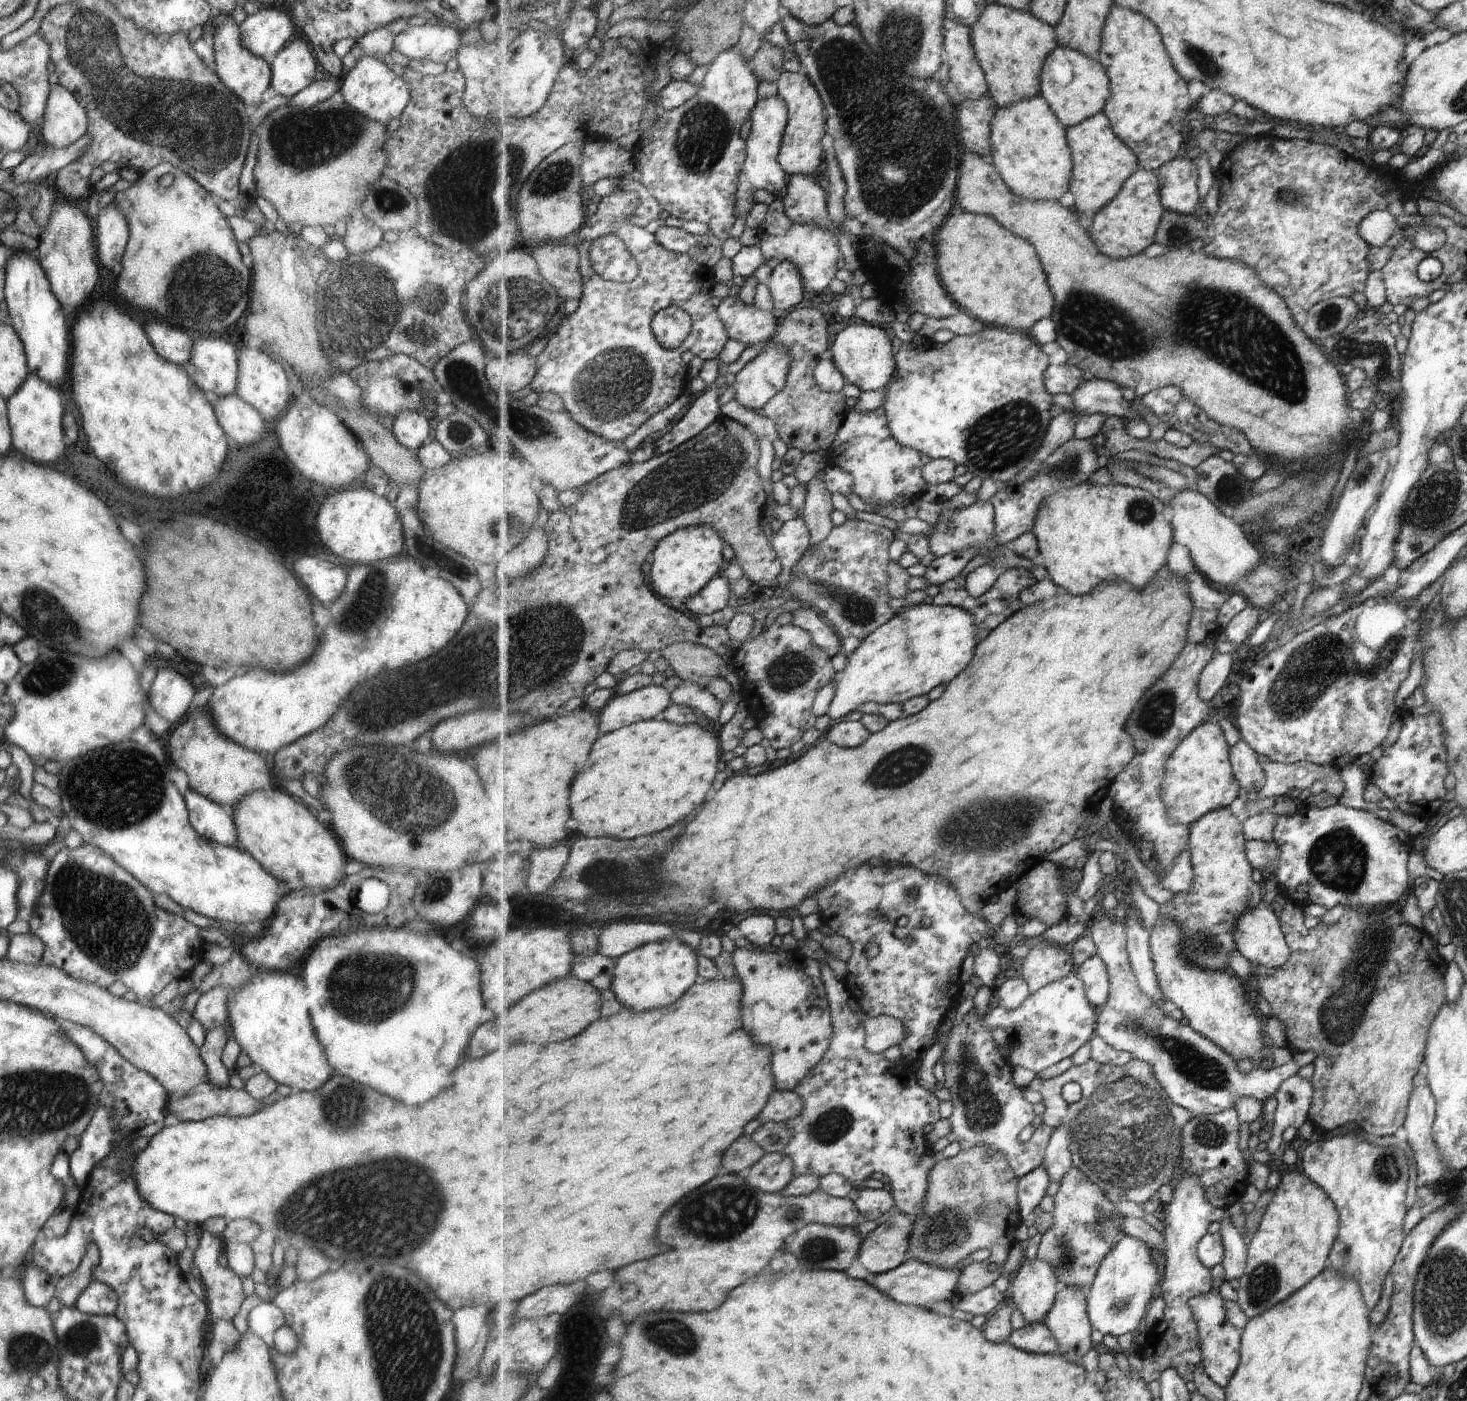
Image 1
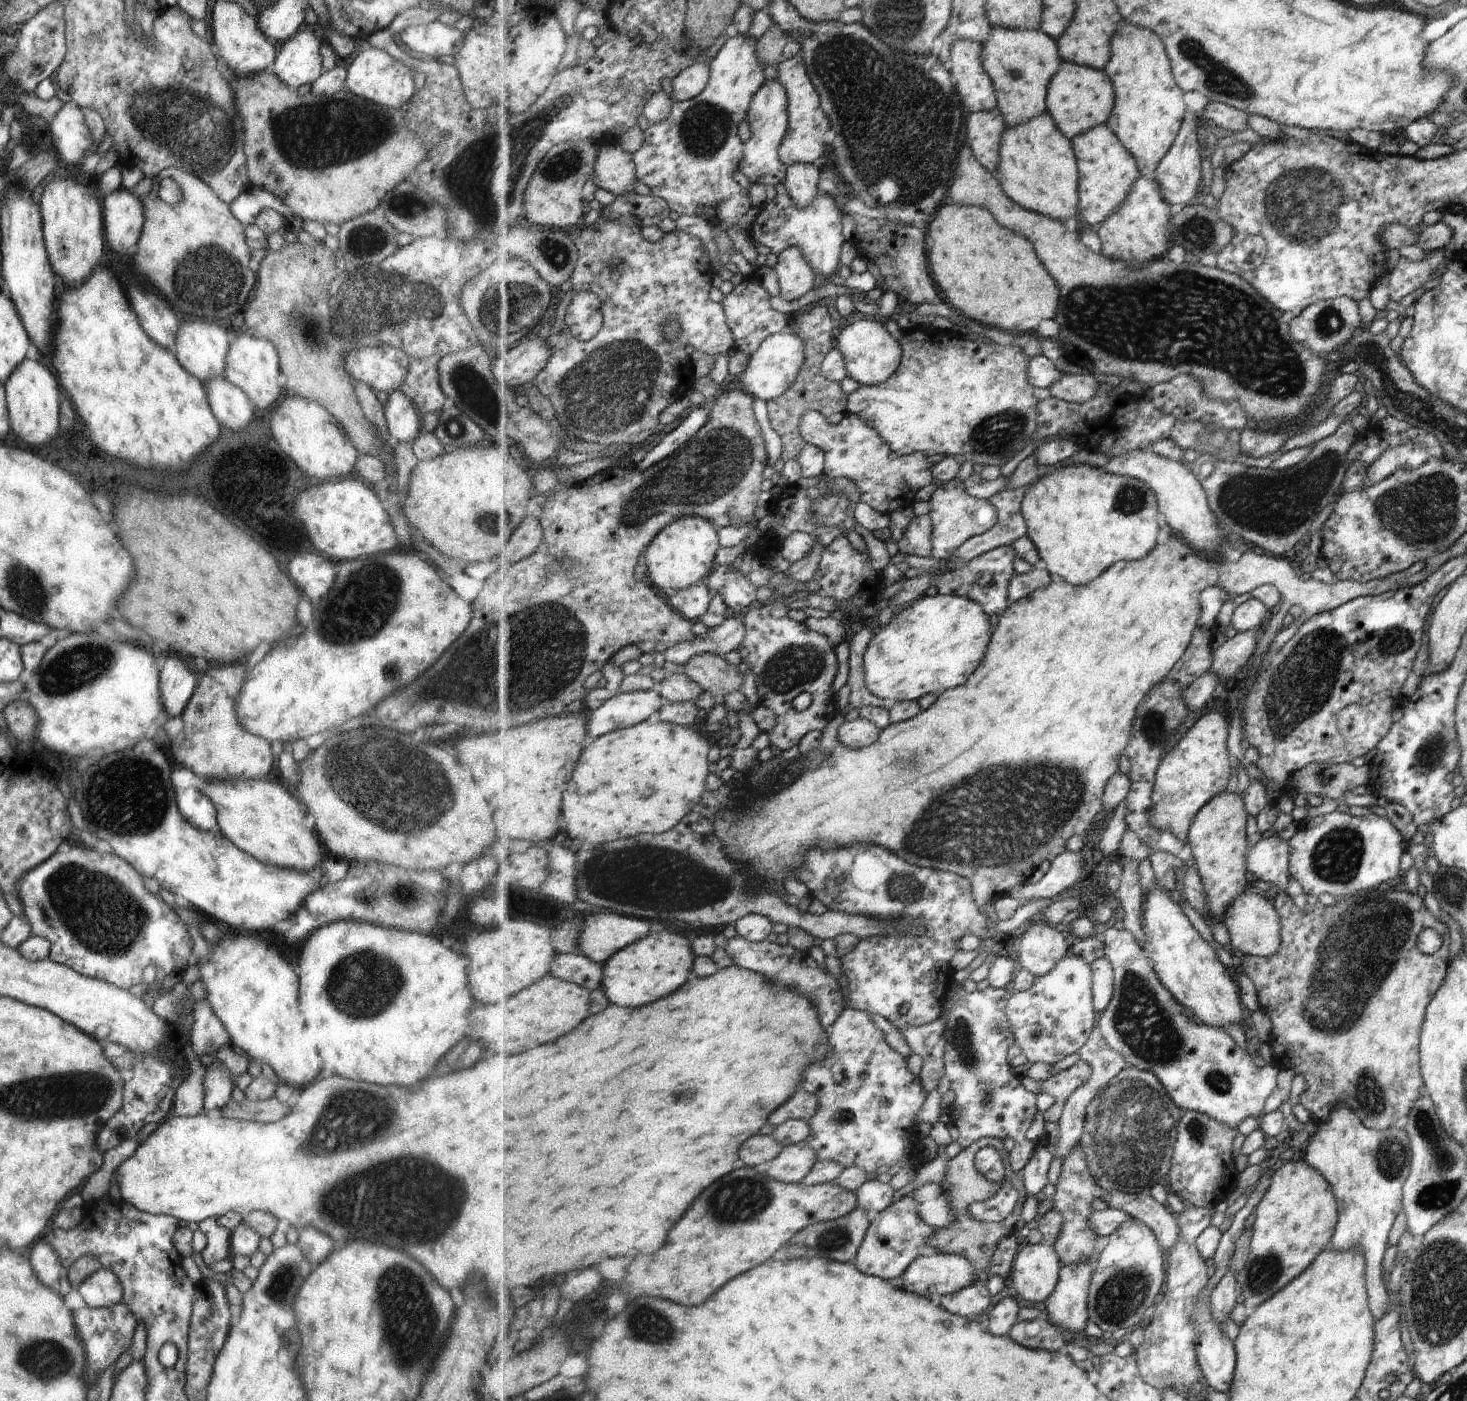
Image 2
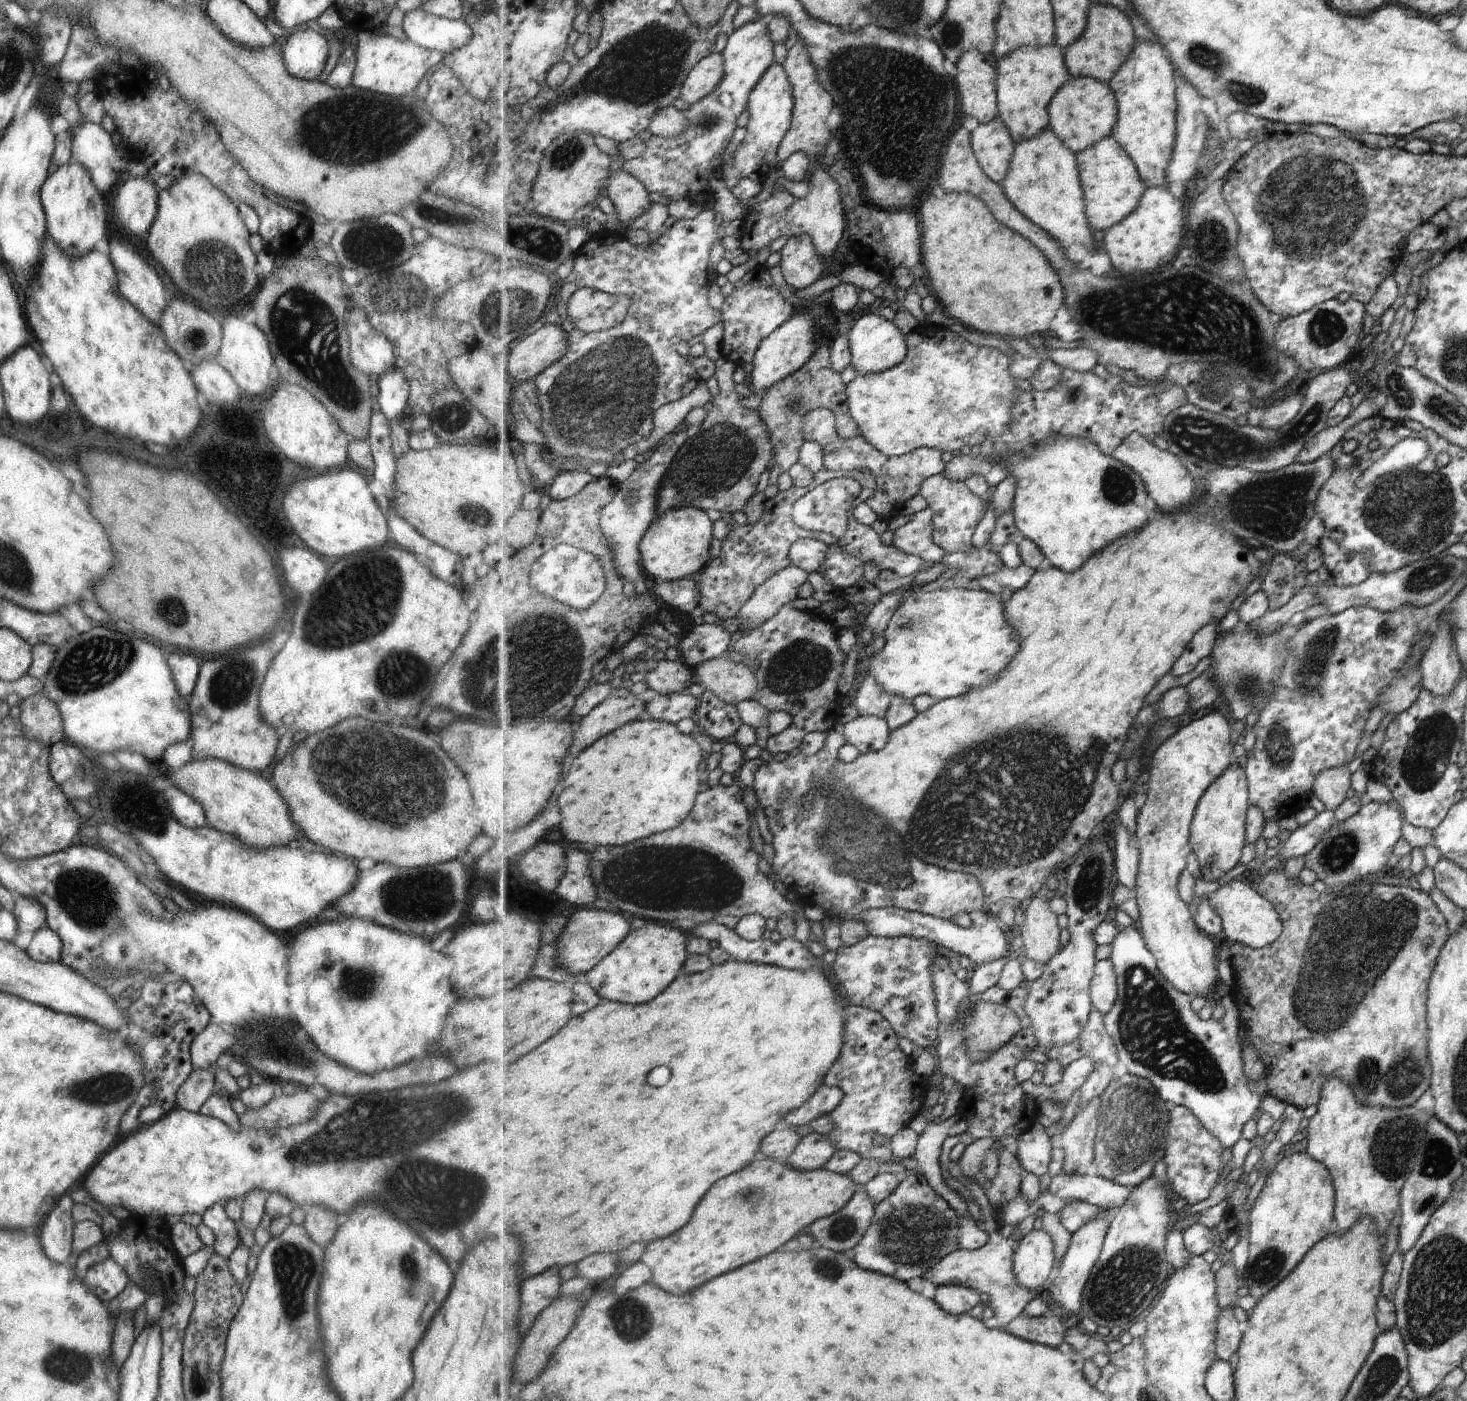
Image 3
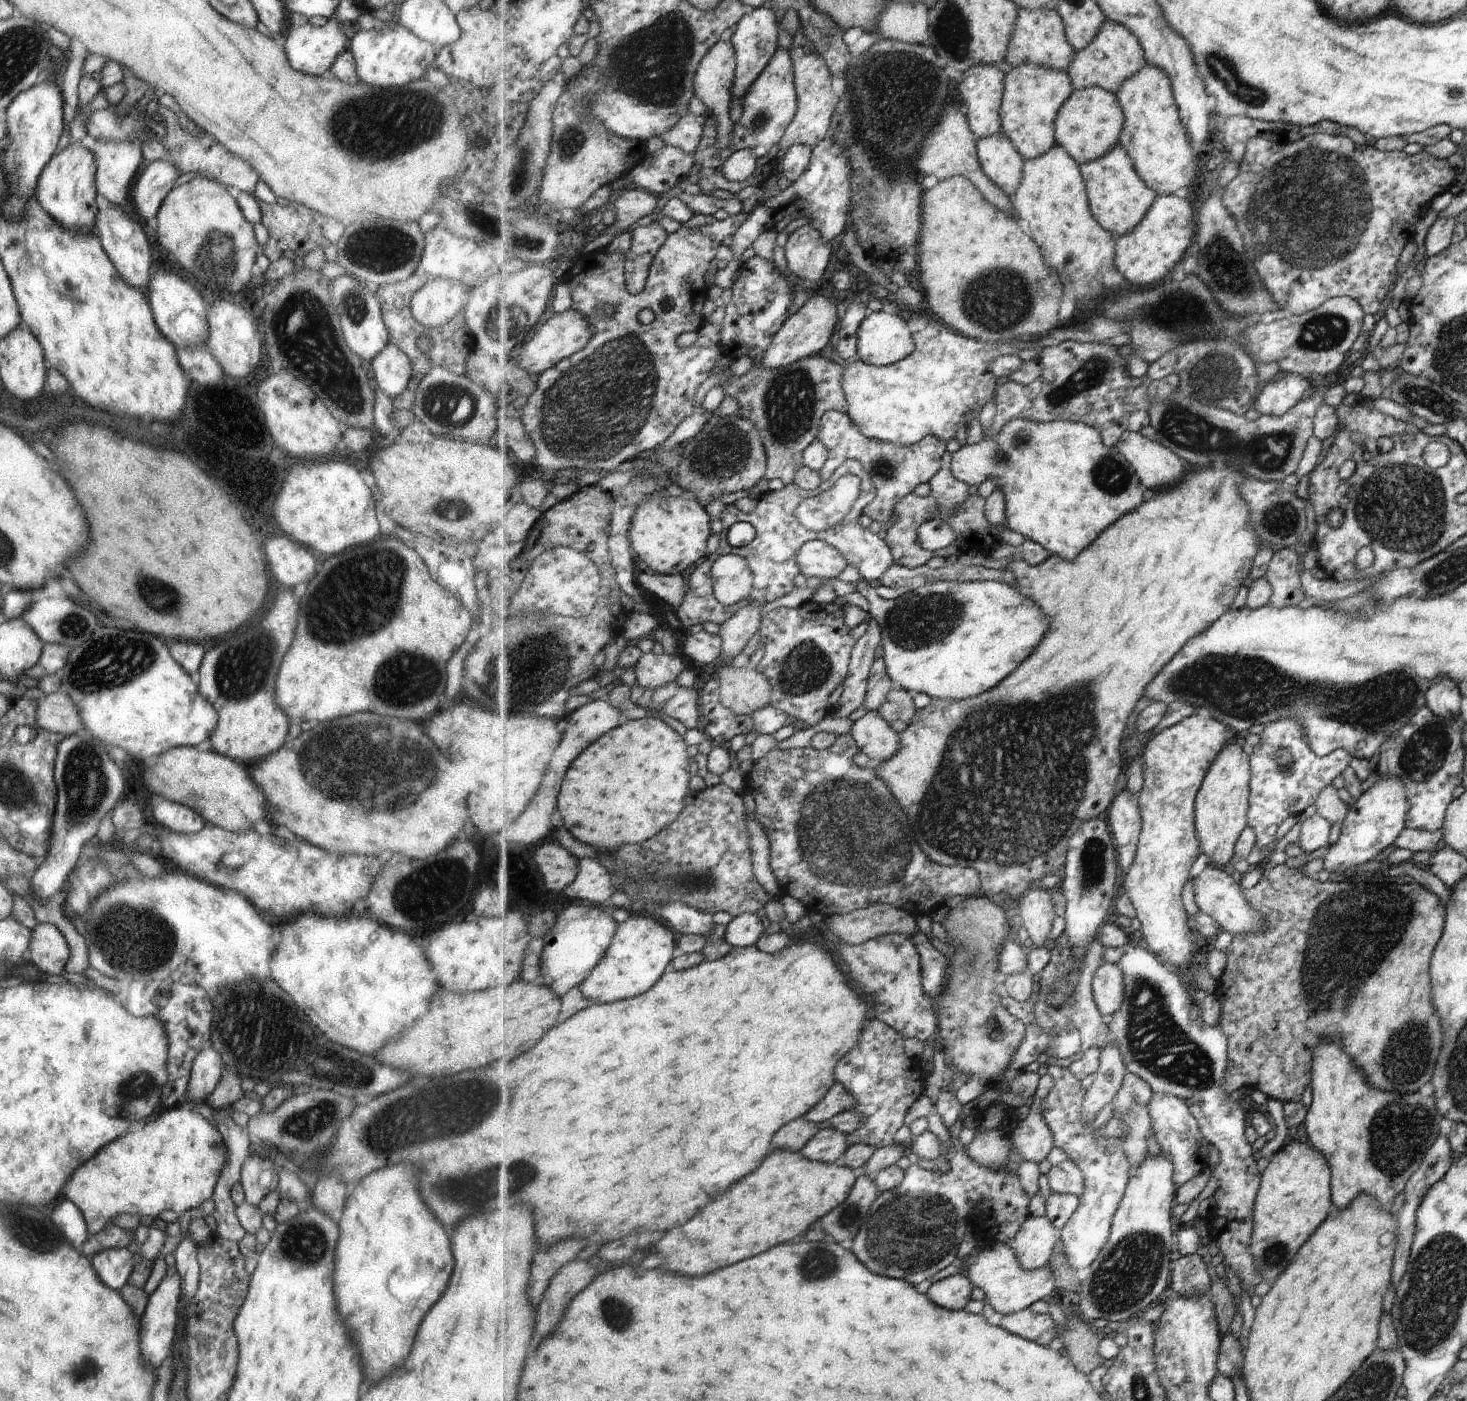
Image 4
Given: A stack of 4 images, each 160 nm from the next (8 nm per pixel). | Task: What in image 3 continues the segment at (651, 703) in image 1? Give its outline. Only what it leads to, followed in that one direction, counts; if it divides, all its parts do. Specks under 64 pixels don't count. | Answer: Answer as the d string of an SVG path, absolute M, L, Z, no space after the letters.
M631 694L626 699L613 695L577 724L576 740L564 764L569 766L598 740L636 721L647 708L648 704L636 695Z

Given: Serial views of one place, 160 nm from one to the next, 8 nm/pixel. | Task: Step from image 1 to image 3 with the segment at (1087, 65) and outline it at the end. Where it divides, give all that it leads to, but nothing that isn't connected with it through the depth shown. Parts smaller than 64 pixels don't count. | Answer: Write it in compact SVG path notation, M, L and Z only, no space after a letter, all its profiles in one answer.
M1072 77L1051 104L1051 128L1076 153L1109 139L1119 121L1117 92L1110 84L1092 77Z

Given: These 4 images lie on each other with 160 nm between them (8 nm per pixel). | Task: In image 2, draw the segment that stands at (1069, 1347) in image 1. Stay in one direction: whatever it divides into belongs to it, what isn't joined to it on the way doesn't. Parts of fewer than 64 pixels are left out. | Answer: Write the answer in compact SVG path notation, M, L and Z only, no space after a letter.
M1096 1261L1063 1265L1060 1282L1046 1308L1066 1334L1084 1332L1091 1320L1089 1298L1096 1271Z

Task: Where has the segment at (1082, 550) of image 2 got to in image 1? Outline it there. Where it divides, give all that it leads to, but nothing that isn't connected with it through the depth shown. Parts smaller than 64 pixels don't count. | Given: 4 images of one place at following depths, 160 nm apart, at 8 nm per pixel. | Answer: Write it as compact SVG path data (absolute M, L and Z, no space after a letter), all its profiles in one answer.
M1091 480L1081 485L1075 486L1071 489L1061 490L1055 495L1049 496L1039 508L1037 521L1035 524L1036 536L1039 540L1039 545L1042 554L1045 558L1045 567L1050 571L1051 578L1054 579L1060 586L1069 590L1070 593L1076 596L1089 595L1096 586L1100 587L1102 583L1118 582L1118 580L1126 580L1132 586L1139 589L1145 589L1150 583L1156 579L1156 574L1169 564L1169 548L1176 543L1176 532L1173 524L1170 522L1168 516L1169 508L1165 502L1162 502L1152 491L1142 487L1133 487L1128 485L1121 485L1116 482L1111 485L1094 484Z

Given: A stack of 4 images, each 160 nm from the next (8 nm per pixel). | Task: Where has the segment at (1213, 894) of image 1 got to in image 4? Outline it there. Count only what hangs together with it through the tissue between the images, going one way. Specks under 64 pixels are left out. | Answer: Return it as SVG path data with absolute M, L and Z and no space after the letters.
M1234 739L1226 745L1210 767L1209 775L1197 798L1197 827L1201 851L1209 857L1209 864L1228 869L1232 867L1238 841L1249 827L1252 773L1251 756L1242 749L1240 739Z

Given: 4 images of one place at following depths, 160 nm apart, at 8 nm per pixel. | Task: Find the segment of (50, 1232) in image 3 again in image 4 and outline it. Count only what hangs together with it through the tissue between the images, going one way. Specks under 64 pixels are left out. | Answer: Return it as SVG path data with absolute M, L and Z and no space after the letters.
M66 1199L56 1207L52 1211L51 1219L75 1247L80 1247L89 1237L87 1220L71 1200Z

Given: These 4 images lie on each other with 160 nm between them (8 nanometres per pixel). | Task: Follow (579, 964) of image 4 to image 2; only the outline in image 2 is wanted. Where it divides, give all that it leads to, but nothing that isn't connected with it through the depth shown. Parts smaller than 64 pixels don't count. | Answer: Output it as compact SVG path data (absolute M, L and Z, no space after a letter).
M601 909L599 913L592 911L584 925L580 952L600 964L656 931L648 920Z

